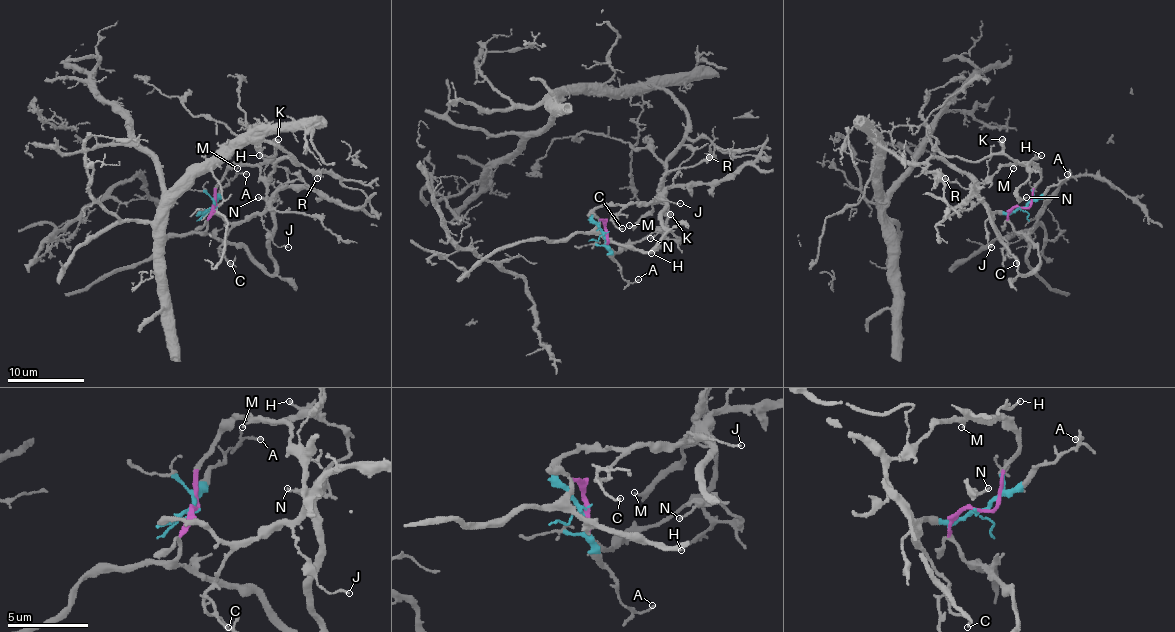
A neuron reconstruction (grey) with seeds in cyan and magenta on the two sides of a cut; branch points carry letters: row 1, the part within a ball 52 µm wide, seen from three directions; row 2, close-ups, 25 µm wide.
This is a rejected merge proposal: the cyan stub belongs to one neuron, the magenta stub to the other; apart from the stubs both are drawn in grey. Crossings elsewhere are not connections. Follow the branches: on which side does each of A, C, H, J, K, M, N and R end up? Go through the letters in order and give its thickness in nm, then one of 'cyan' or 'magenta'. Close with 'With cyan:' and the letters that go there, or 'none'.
A: 140 nm thick; cyan
C: 120 nm thick; cyan
H: 130 nm thick; magenta
J: 120 nm thick; cyan
K: 360 nm thick; magenta
M: 240 nm thick; cyan
N: 130 nm thick; magenta
R: 100 nm thick; cyan
With cyan: A, C, J, M, R

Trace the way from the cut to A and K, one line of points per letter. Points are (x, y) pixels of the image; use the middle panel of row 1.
A: (605, 234), (605, 248), (621, 275), (630, 283), (638, 279)
K: (607, 234), (607, 244), (617, 252), (627, 242), (644, 240), (671, 213)

